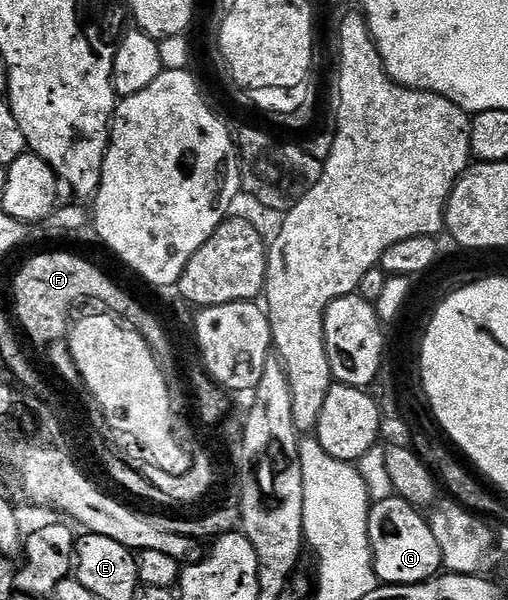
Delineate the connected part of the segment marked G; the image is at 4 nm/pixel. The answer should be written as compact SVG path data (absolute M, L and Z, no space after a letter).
M397 495L372 503L369 542L375 556L375 572L383 584L424 584L440 575L444 567L441 548L433 538L428 517Z

